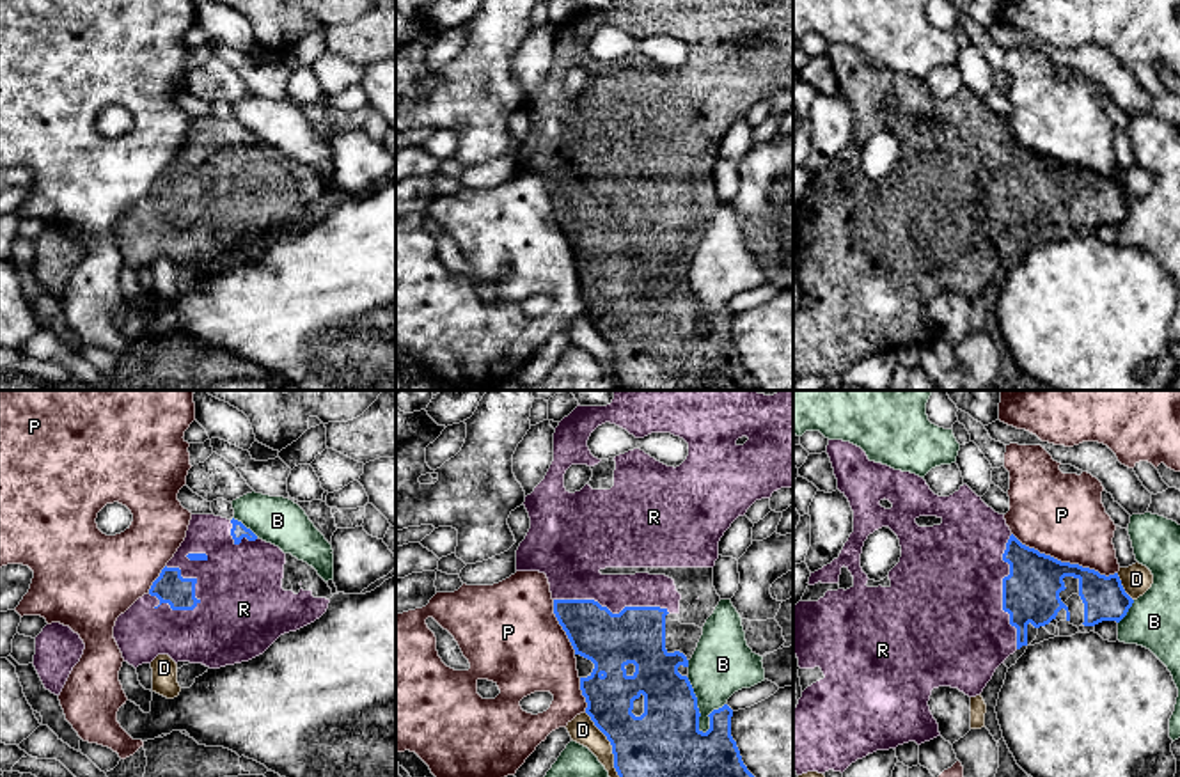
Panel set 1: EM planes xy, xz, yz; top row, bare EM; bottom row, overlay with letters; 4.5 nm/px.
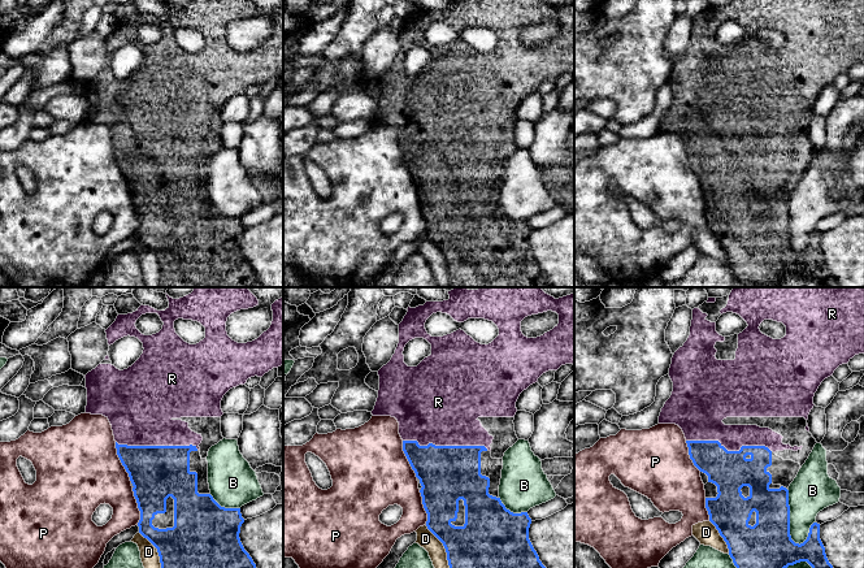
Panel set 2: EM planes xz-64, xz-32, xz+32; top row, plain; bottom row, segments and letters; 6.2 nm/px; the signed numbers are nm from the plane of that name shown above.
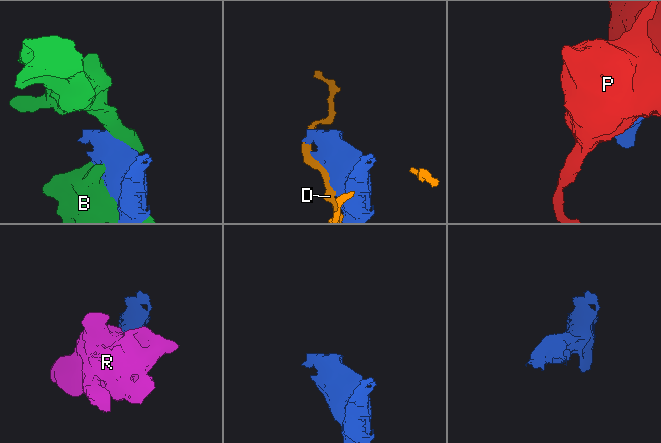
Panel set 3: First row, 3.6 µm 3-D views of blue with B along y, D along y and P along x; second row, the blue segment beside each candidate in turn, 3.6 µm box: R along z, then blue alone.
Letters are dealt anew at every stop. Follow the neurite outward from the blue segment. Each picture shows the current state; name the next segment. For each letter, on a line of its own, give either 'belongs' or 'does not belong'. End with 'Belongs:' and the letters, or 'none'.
B: does not belong
D: does not belong
P: does not belong
R: belongs
Belongs: R

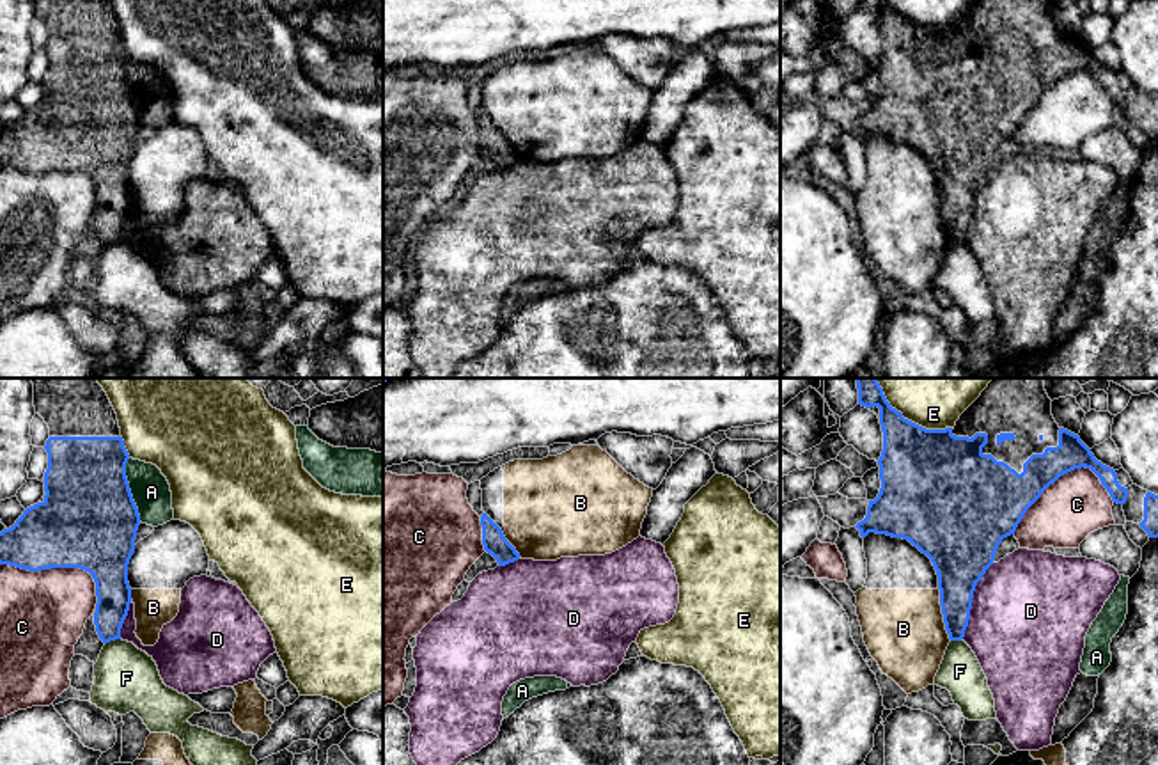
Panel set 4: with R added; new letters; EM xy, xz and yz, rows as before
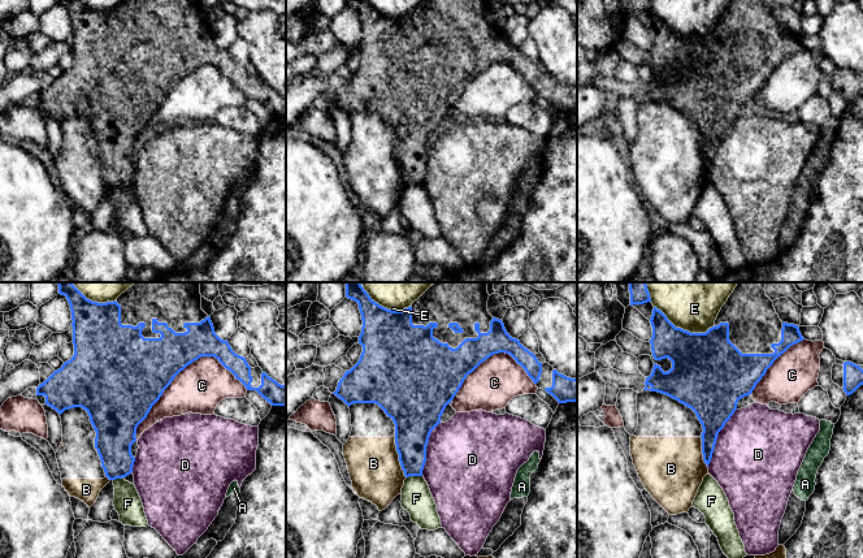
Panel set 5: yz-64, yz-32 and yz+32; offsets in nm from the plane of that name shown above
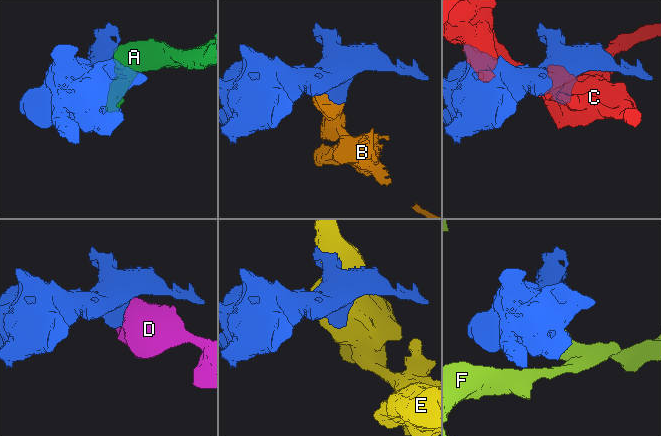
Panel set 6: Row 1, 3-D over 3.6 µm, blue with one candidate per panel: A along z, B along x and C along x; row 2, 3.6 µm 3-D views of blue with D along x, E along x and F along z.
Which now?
A: does not belong
B: does not belong
C: does not belong
D: does not belong
E: does not belong
F: does not belong
Belongs: none

